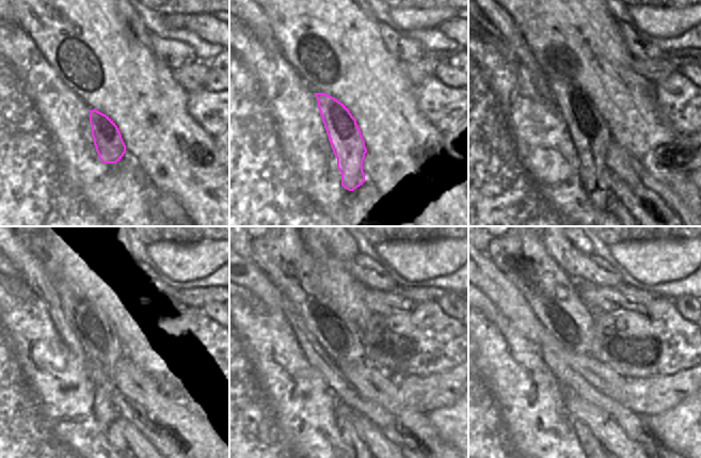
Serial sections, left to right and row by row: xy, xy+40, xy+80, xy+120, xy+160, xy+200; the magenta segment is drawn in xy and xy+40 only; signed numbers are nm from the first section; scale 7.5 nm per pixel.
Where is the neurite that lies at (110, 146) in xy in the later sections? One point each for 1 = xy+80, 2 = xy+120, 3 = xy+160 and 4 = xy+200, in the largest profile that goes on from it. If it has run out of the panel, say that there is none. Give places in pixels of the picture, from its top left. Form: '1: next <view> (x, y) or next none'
1: next xy+80 (590, 137)
2: next xy+120 (104, 350)
3: next xy+160 (281, 253)
4: next xy+200 (524, 259)

